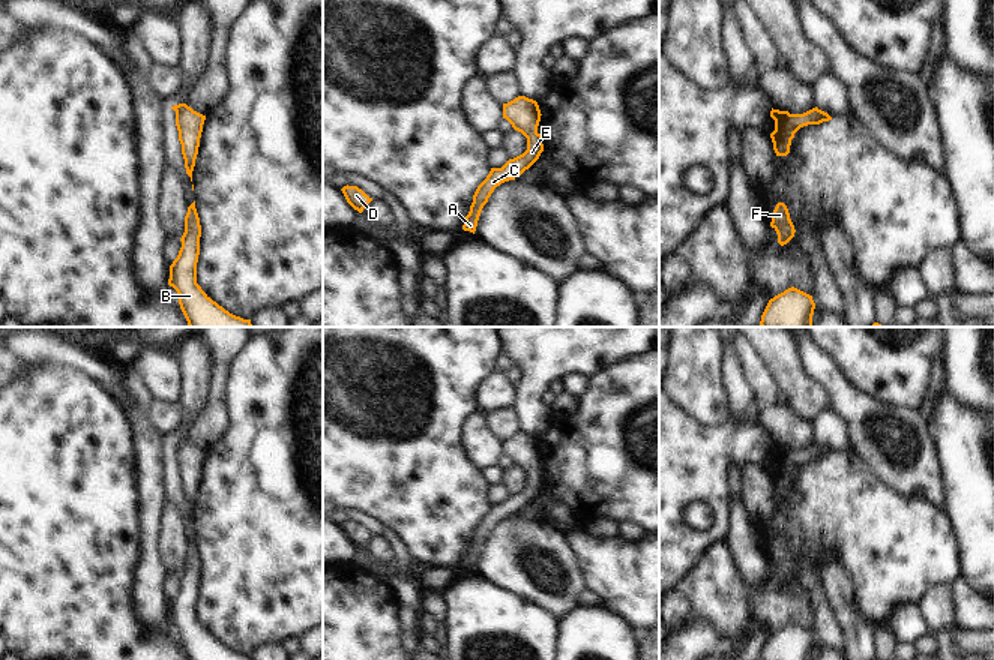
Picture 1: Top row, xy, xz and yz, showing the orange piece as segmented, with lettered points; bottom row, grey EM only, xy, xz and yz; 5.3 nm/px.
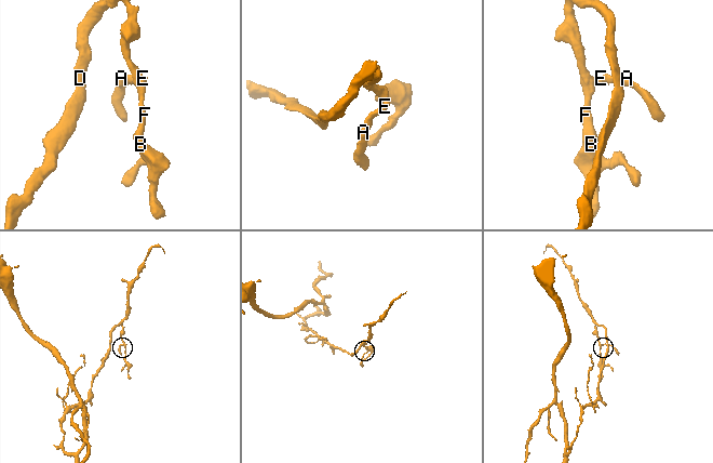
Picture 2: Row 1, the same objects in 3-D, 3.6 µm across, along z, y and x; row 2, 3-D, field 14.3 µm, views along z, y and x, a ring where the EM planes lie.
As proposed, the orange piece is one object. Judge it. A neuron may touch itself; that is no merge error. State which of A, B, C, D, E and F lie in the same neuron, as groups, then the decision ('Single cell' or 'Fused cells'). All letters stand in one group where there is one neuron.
Groups: A B C D E F. Single cell.

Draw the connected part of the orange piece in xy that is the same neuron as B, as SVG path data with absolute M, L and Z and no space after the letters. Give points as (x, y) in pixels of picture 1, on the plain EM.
M194 537L185 552L182 584L170 602L168 615L168 621L179 630L179 640L188 660L251 660L251 656L243 656L225 646L197 620L200 573L201 561Z

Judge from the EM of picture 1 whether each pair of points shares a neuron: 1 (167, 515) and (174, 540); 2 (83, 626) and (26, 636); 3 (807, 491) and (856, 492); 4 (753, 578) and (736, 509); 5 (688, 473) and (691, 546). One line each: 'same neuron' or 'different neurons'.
1: same neuron
2: same neuron
3: same neuron
4: same neuron
5: same neuron

